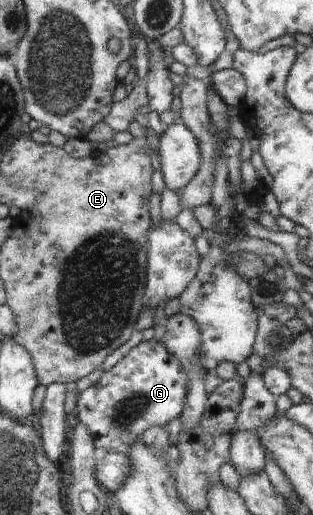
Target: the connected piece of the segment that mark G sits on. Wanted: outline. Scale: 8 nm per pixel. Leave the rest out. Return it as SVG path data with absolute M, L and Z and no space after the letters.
M162 340L142 341L96 383L78 394L75 420L90 430L96 448L128 454L144 432L156 426L164 428L171 420L181 418L191 395L188 374L182 360L172 356Z

